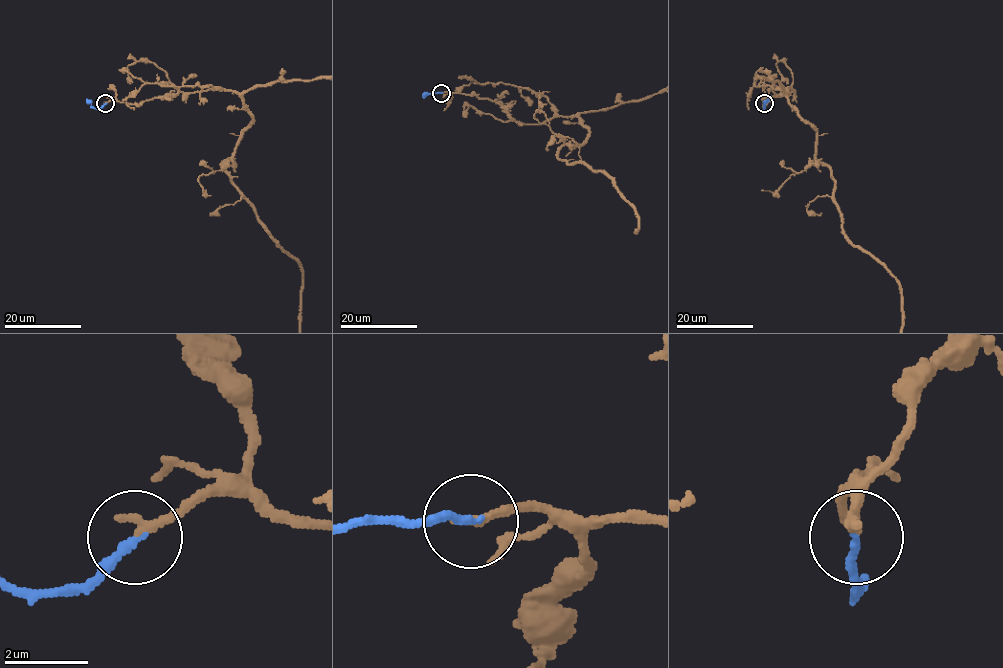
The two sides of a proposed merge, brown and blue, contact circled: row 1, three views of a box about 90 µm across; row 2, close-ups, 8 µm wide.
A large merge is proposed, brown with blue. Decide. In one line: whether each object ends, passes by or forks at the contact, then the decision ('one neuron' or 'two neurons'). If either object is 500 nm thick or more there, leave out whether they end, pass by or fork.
brown ends | blue ends | one neuron

